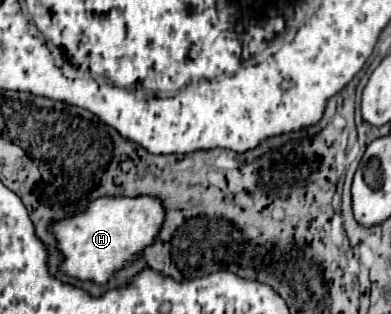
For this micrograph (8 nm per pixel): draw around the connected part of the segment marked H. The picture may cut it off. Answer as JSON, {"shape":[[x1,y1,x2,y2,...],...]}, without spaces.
{"shape":[[103,197,89,203,85,213,51,225,59,241,59,249,65,255,61,271,77,279,105,283,117,269,135,259,145,245,153,243,163,219,165,209,161,209,161,201,157,201,157,197]]}

